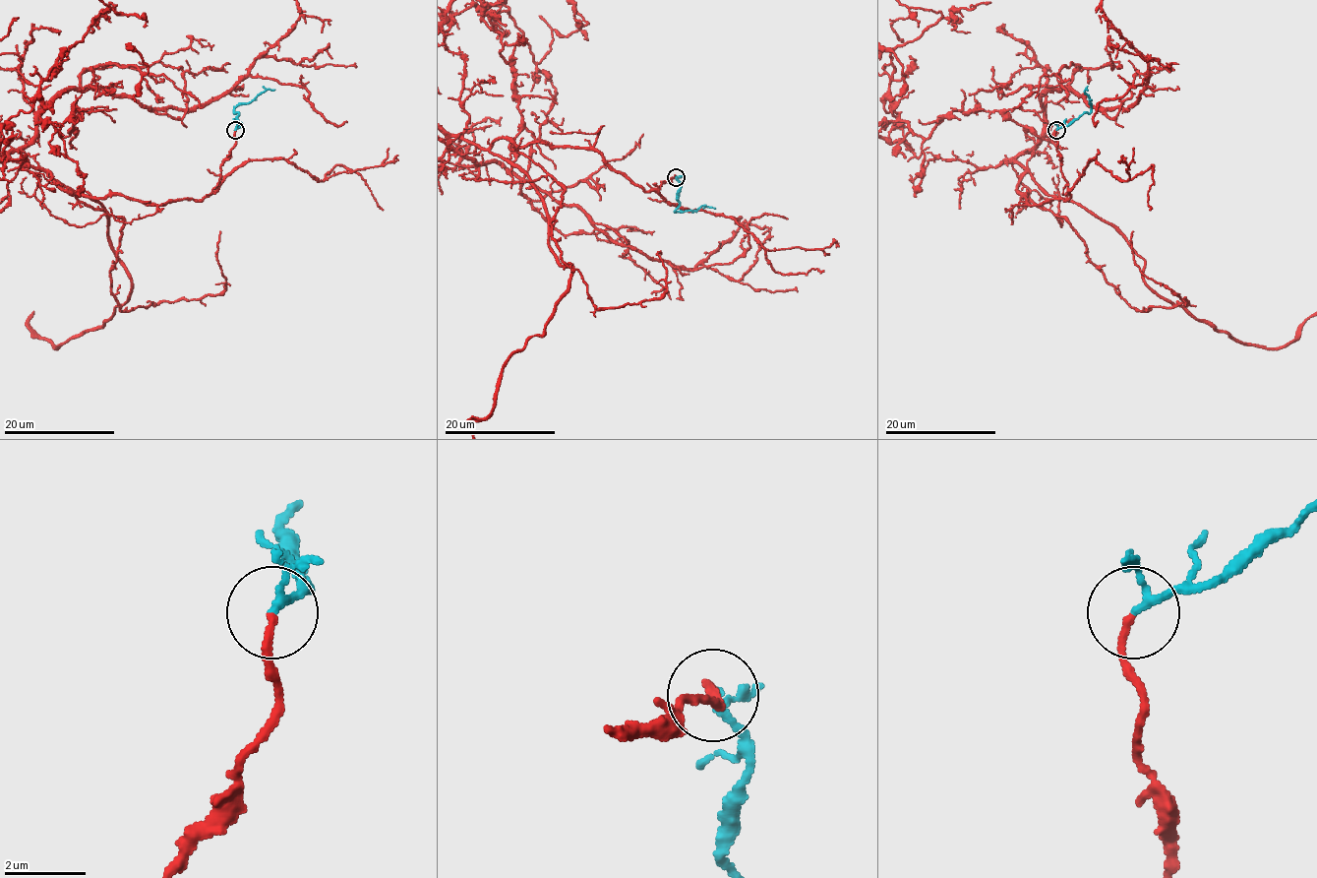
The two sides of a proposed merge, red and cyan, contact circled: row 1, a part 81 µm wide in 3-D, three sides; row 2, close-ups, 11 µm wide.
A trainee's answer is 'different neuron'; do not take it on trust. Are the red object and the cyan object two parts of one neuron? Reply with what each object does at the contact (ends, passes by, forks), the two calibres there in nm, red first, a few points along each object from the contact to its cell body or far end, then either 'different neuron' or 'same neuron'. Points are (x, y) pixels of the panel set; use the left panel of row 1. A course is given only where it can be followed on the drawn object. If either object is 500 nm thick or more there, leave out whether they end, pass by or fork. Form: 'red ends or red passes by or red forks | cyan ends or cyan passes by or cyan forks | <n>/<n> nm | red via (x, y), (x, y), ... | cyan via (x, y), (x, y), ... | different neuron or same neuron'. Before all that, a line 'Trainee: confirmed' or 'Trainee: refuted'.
Trainee: refuted
red ends | cyan passes by | 160/160 nm | cyan via (235, 130), (239, 126), (235, 107), (249, 103), (262, 93), (274, 90) | same neuron

